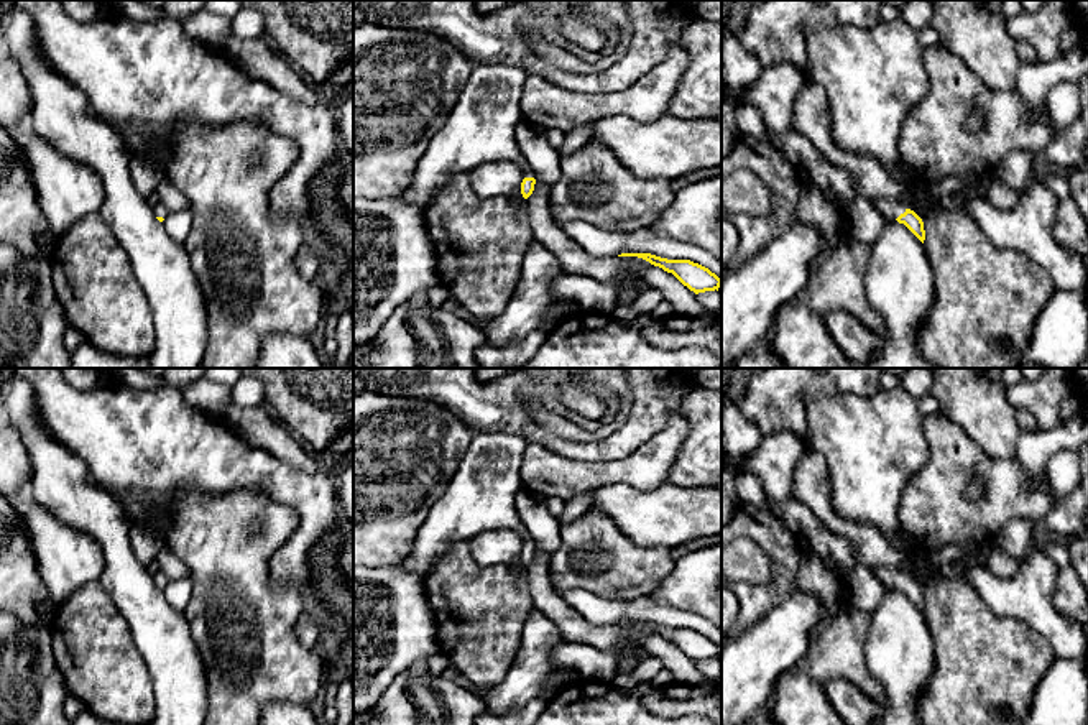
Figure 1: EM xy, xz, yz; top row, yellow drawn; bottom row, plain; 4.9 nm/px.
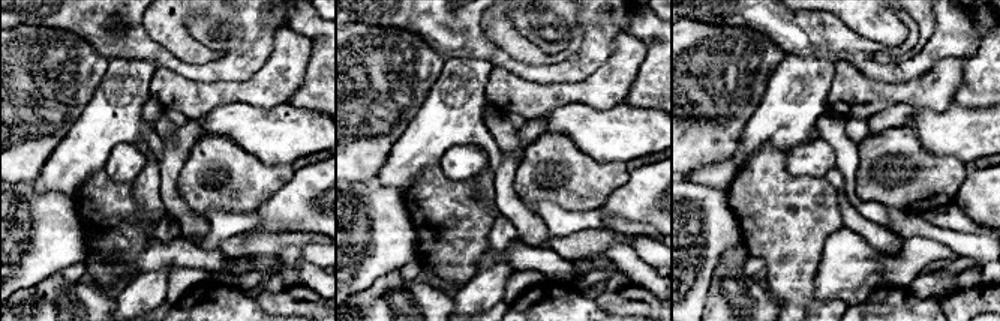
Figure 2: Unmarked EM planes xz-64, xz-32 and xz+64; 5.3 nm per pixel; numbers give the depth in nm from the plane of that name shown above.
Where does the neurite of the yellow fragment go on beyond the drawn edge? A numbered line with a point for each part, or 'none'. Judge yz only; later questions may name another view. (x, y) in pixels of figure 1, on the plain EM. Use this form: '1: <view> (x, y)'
1: yz (889, 577)

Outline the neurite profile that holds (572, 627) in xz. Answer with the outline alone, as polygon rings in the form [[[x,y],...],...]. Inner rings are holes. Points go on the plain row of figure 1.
[[[542,551],[534,552],[526,572],[534,608],[549,618],[557,626],[562,640],[569,643],[588,644],[598,651],[613,651],[616,648],[631,648],[652,635],[638,625],[595,626],[588,623],[554,589],[551,559]]]

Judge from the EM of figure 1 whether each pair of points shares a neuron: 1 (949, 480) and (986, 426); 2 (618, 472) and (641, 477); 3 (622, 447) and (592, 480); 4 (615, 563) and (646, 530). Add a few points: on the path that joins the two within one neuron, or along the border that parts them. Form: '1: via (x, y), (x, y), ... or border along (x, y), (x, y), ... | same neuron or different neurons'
1: border along (947, 416), (988, 457), (1011, 457) | different neurons
2: via (623, 472), (636, 472) | same neuron
3: border along (645, 443), (617, 459), (571, 461) | different neurons
4: border along (607, 515), (638, 544), (666, 546), (669, 549) | different neurons

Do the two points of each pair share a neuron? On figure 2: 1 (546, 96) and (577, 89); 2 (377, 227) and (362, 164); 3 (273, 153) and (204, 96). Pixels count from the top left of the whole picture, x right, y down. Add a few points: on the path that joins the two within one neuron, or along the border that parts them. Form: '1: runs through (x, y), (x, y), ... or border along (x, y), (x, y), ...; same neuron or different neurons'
1: runs through (553, 95), (570, 93); same neuron
2: border along (374, 179), (351, 182); different neurons
3: border along (255, 107), (246, 102), (227, 102), (198, 119); different neurons

